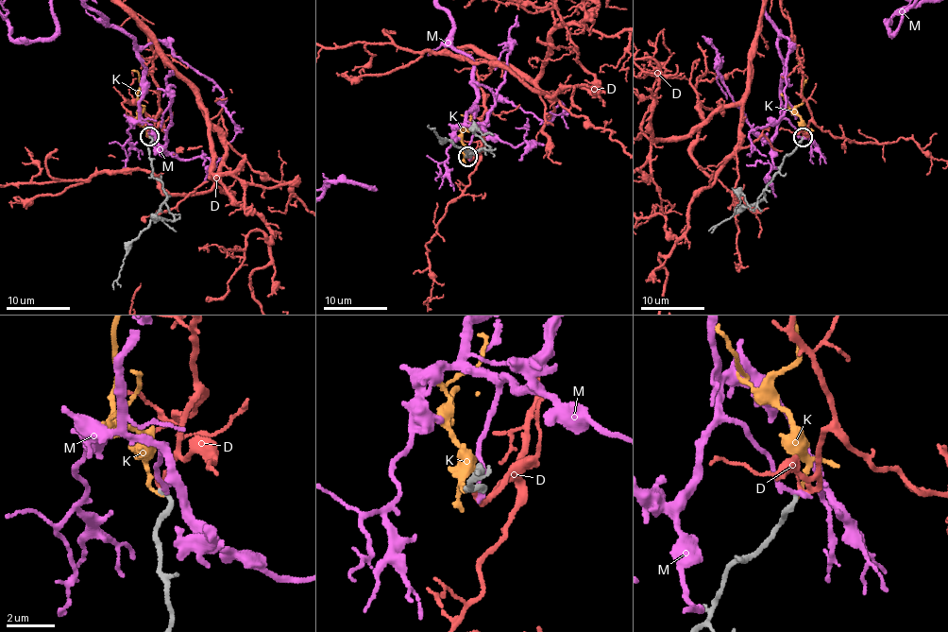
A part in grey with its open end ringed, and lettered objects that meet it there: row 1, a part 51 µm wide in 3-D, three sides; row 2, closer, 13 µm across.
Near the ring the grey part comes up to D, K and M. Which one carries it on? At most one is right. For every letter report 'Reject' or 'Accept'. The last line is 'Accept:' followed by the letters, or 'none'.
D: Accept
K: Reject
M: Reject
Accept: D

